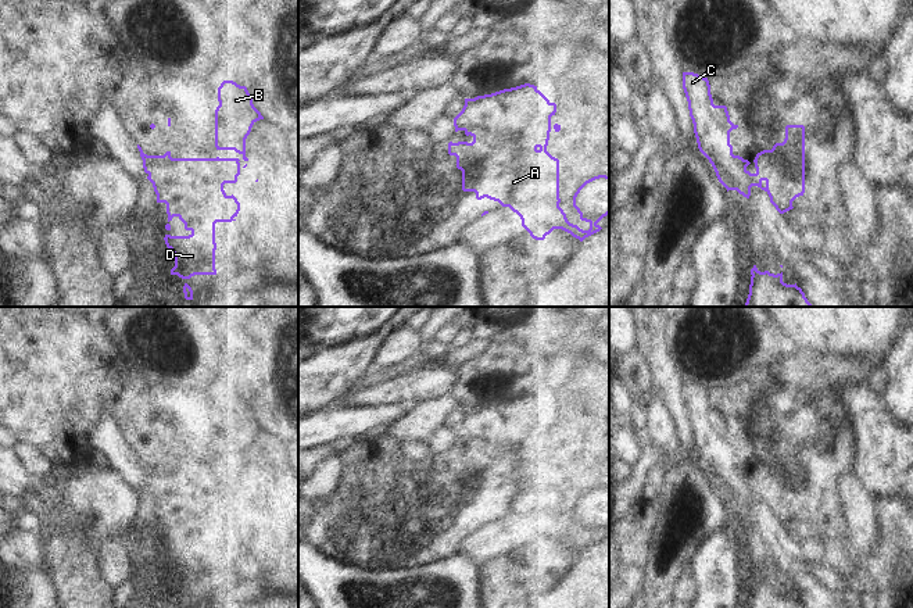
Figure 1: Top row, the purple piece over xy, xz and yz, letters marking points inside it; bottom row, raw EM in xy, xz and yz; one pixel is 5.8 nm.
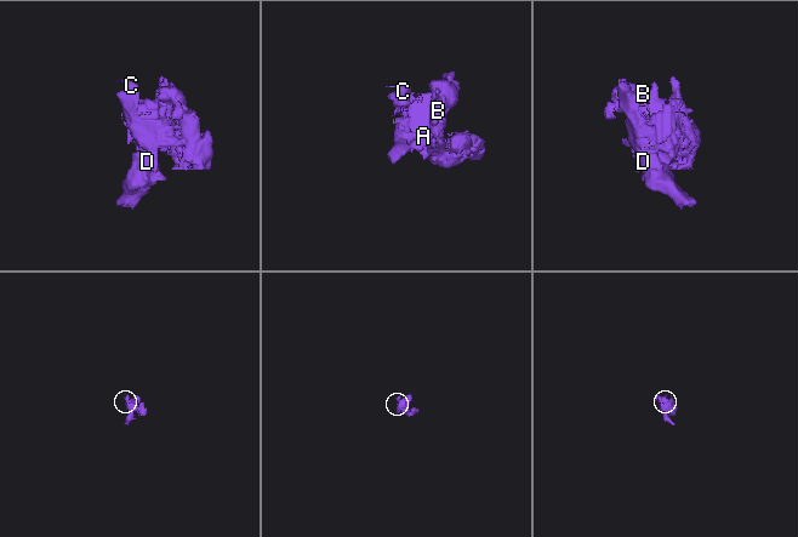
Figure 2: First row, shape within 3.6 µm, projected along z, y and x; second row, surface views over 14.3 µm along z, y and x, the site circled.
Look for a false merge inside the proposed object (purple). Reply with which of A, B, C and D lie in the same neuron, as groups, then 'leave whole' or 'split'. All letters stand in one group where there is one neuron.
A B C D; leave whole

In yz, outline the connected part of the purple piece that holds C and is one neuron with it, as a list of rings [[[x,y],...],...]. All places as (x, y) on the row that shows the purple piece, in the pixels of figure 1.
[[[683,72],[683,89],[688,101],[698,149],[709,160],[719,182],[727,192],[737,190],[749,199],[751,187],[758,186],[769,194],[770,203],[780,214],[792,210],[792,201],[805,193],[805,126],[787,125],[784,142],[776,143],[771,150],[758,153],[753,160],[756,172],[751,174],[746,169],[751,162],[740,155],[734,155],[730,144],[730,132],[737,129],[738,125],[730,121],[726,105],[713,104],[708,78],[694,72]]]

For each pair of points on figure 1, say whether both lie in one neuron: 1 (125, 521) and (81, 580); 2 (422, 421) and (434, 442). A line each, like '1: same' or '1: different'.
1: same
2: different

